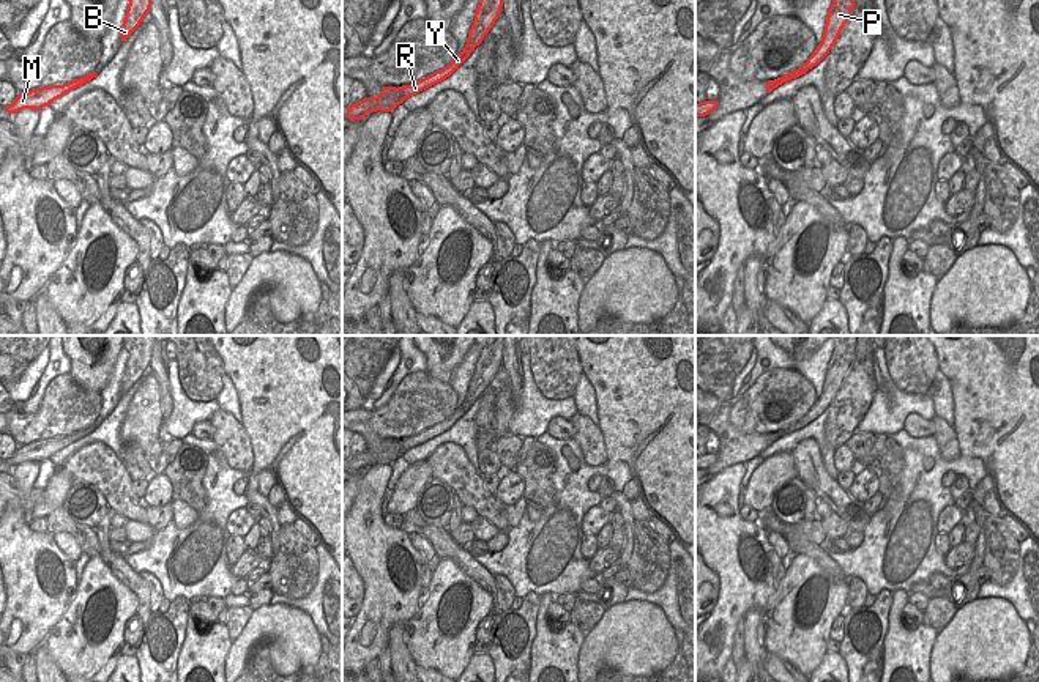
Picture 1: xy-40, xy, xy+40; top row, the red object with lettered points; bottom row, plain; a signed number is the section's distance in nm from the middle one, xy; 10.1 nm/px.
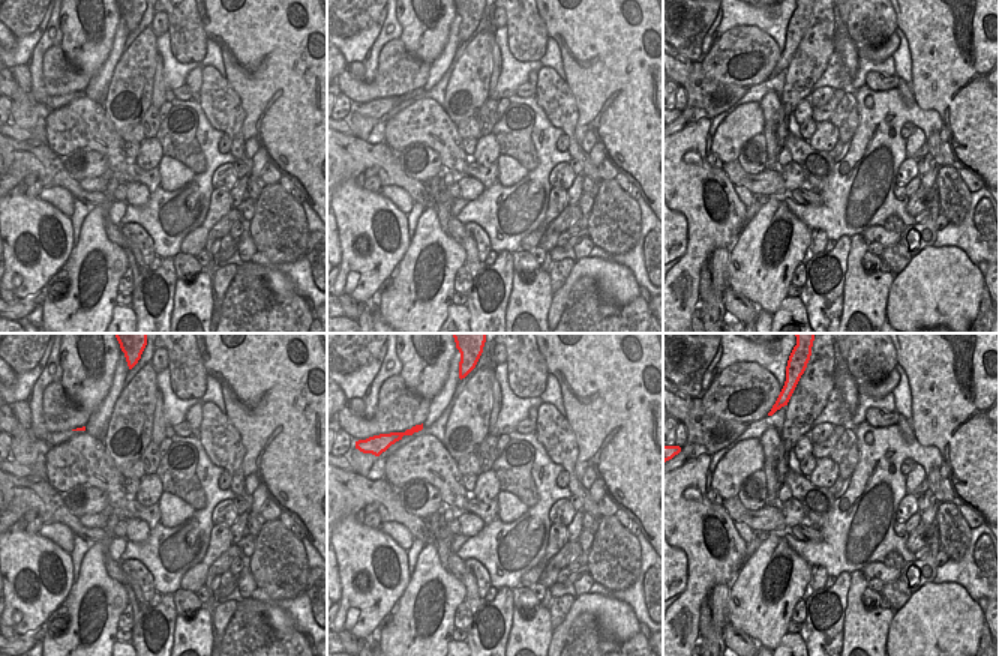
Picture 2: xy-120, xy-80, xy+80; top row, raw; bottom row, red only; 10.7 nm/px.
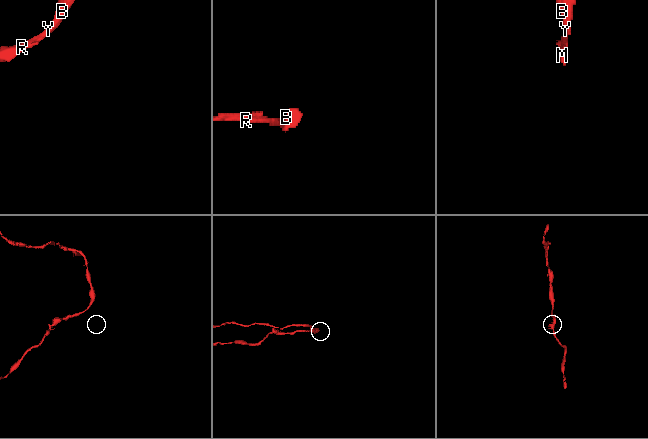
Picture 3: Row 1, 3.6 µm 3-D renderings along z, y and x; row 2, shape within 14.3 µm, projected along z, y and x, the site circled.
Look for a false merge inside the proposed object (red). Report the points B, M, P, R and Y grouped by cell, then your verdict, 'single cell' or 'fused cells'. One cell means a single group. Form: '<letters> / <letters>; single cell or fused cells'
B M P R Y; single cell

